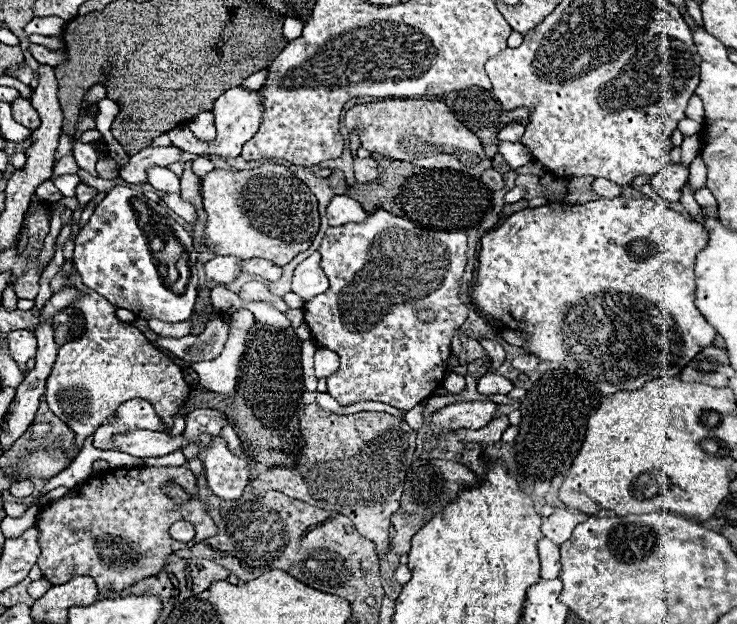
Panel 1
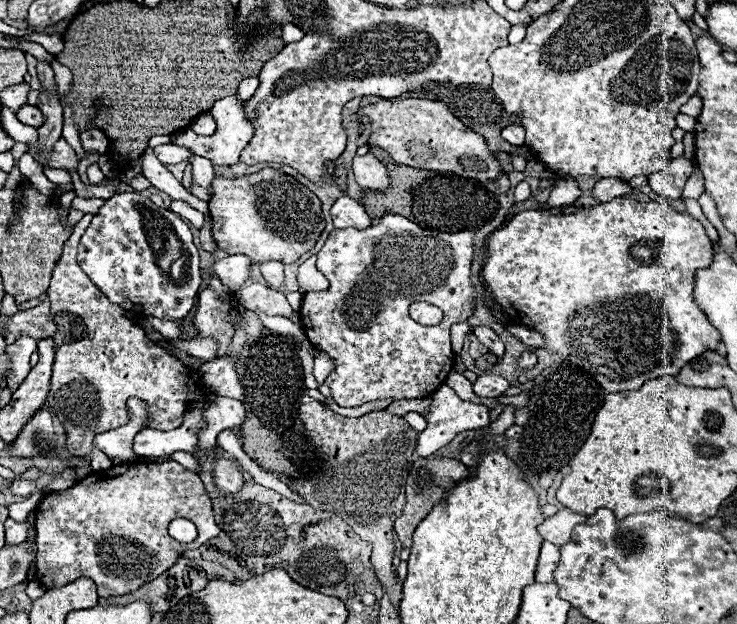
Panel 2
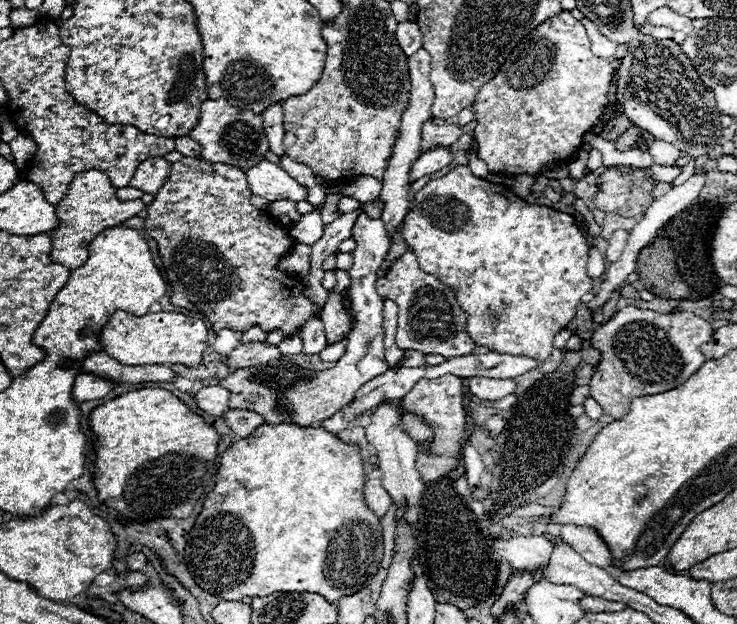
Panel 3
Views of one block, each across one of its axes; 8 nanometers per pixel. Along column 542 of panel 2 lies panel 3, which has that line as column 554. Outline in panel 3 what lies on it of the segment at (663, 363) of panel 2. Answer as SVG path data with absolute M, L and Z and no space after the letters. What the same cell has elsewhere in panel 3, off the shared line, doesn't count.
M456 166L452 168L446 176L428 182L418 194L416 194L416 210L408 212L404 218L404 228L402 228L402 236L408 242L408 246L416 252L418 256L418 264L424 272L436 276L438 280L442 280L446 286L450 286L450 290L456 294L456 300L460 304L460 308L466 312L466 320L468 320L468 334L474 340L476 346L486 346L492 352L510 352L512 356L530 356L536 362L544 362L552 350L554 350L554 336L564 330L572 318L576 316L576 308L582 302L580 298L592 290L594 280L588 278L586 274L586 264L588 264L588 246L586 240L580 232L580 228L576 226L576 220L564 212L552 210L548 206L538 206L538 204L528 204L522 198L518 198L516 194L512 194L510 188L500 186L500 184L492 184L488 180L476 178L468 166Z

